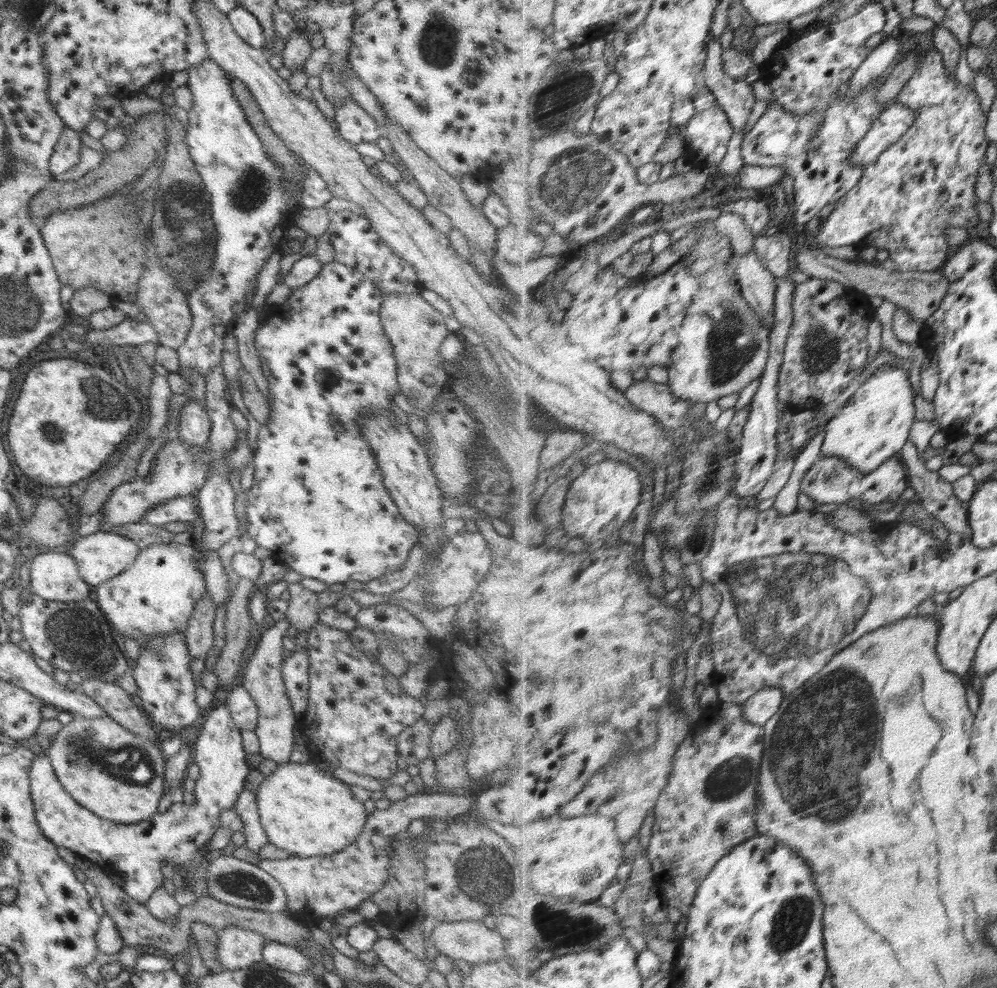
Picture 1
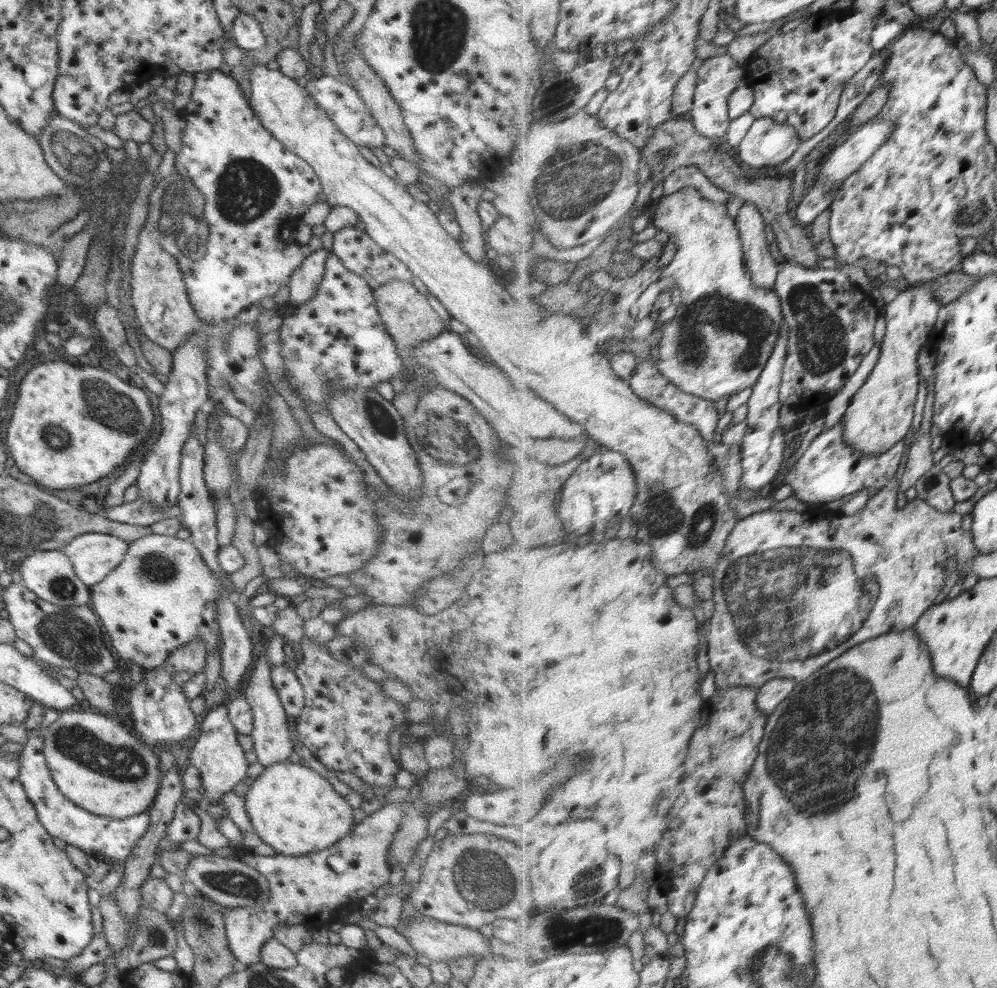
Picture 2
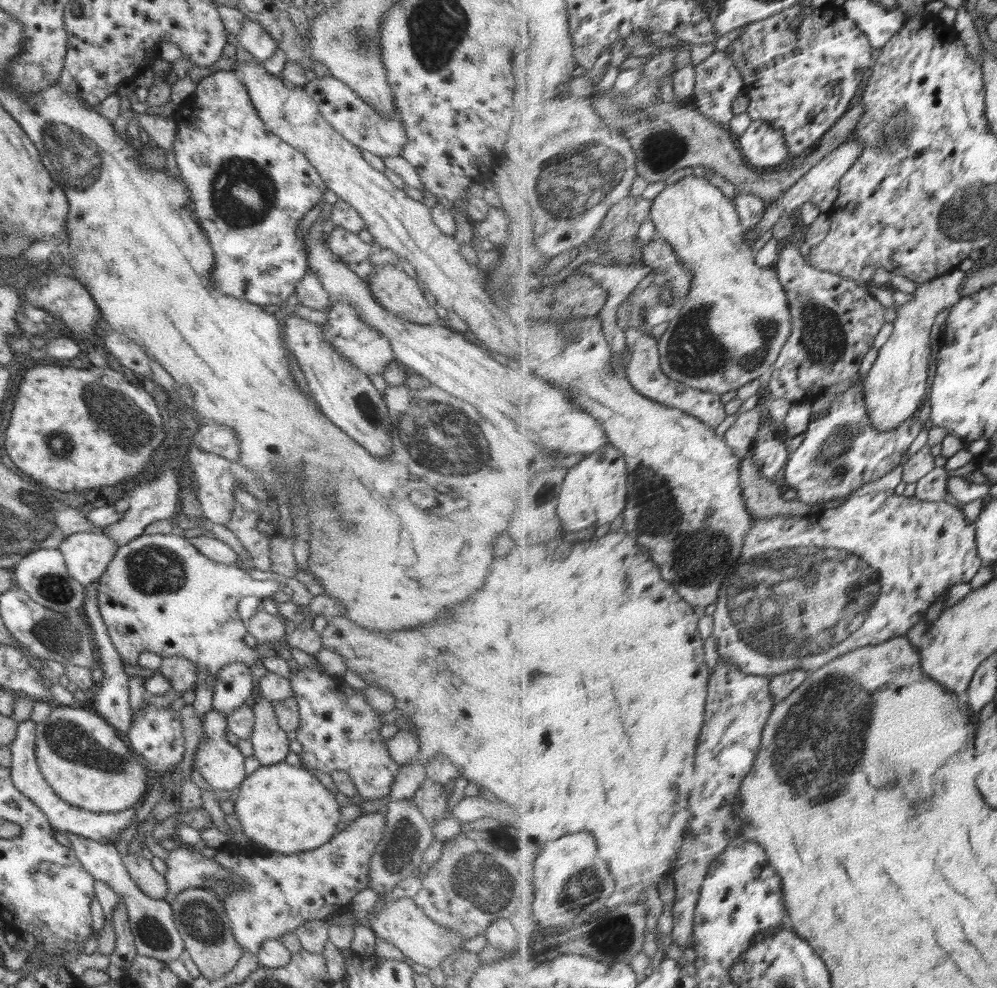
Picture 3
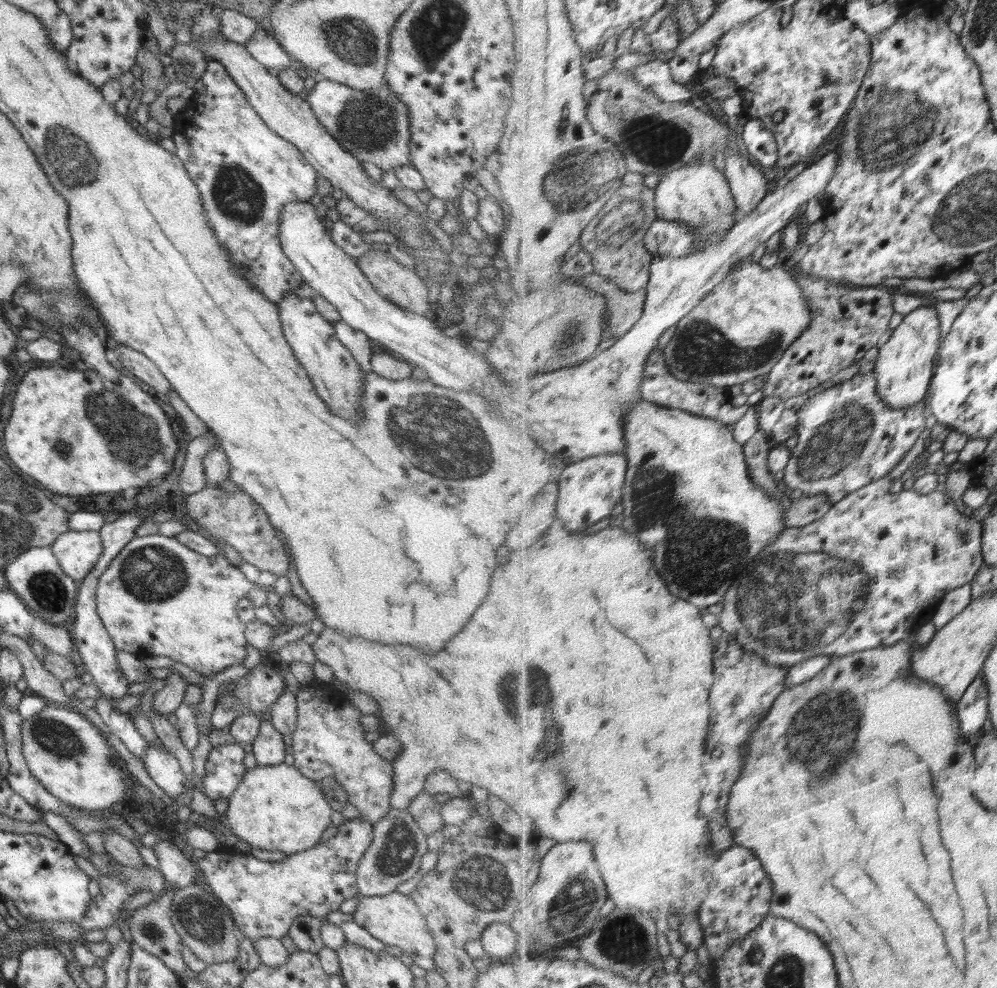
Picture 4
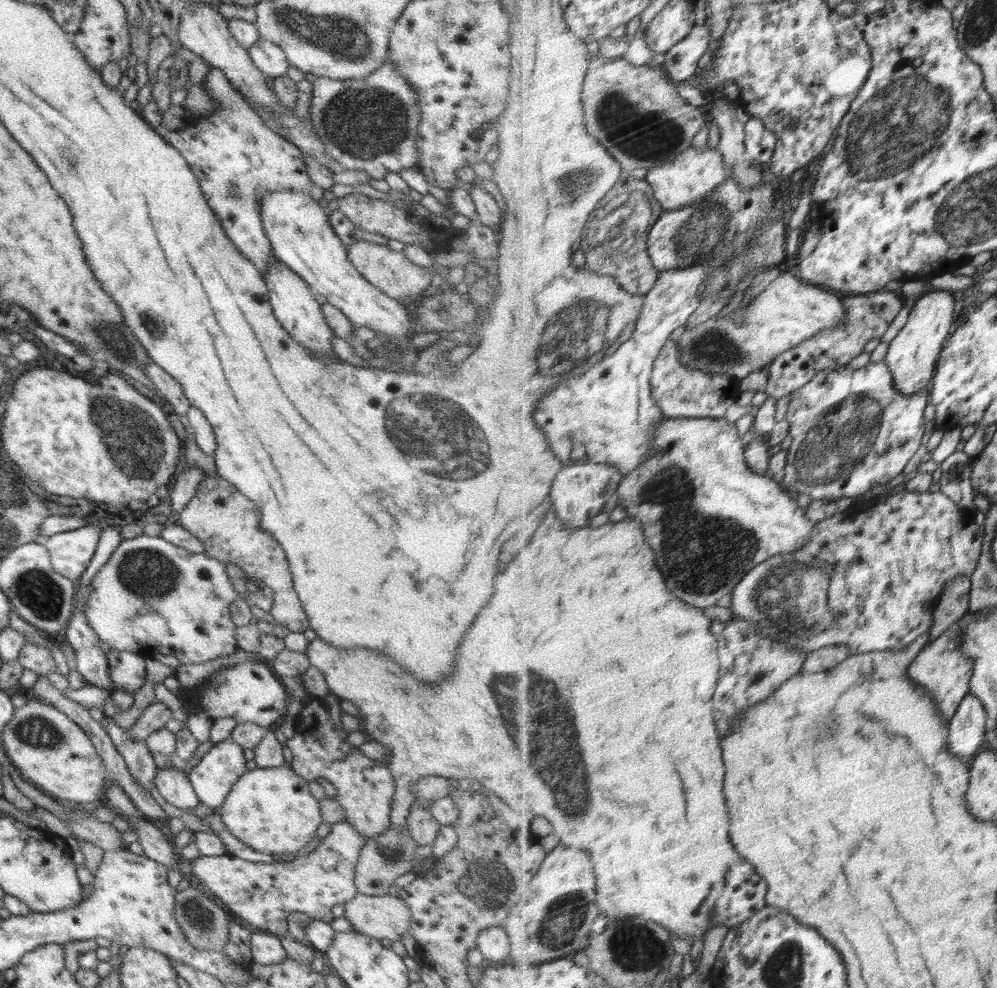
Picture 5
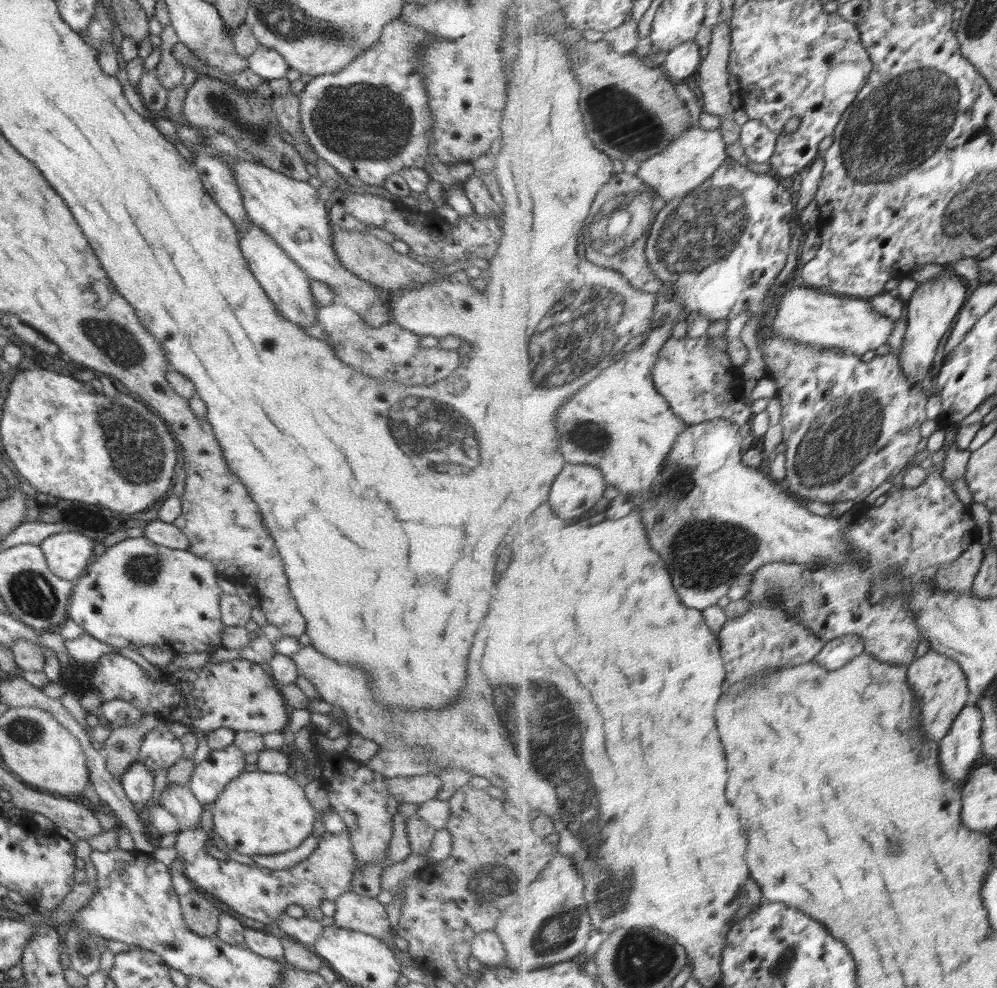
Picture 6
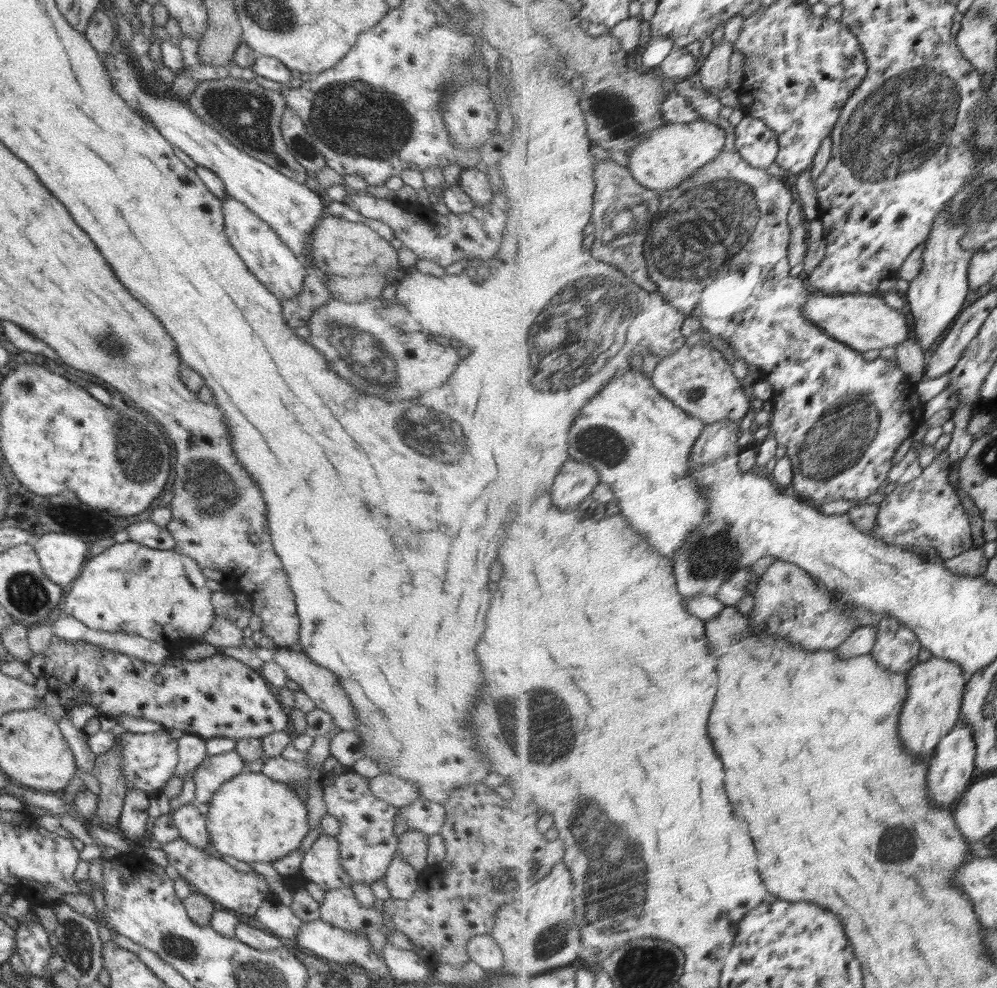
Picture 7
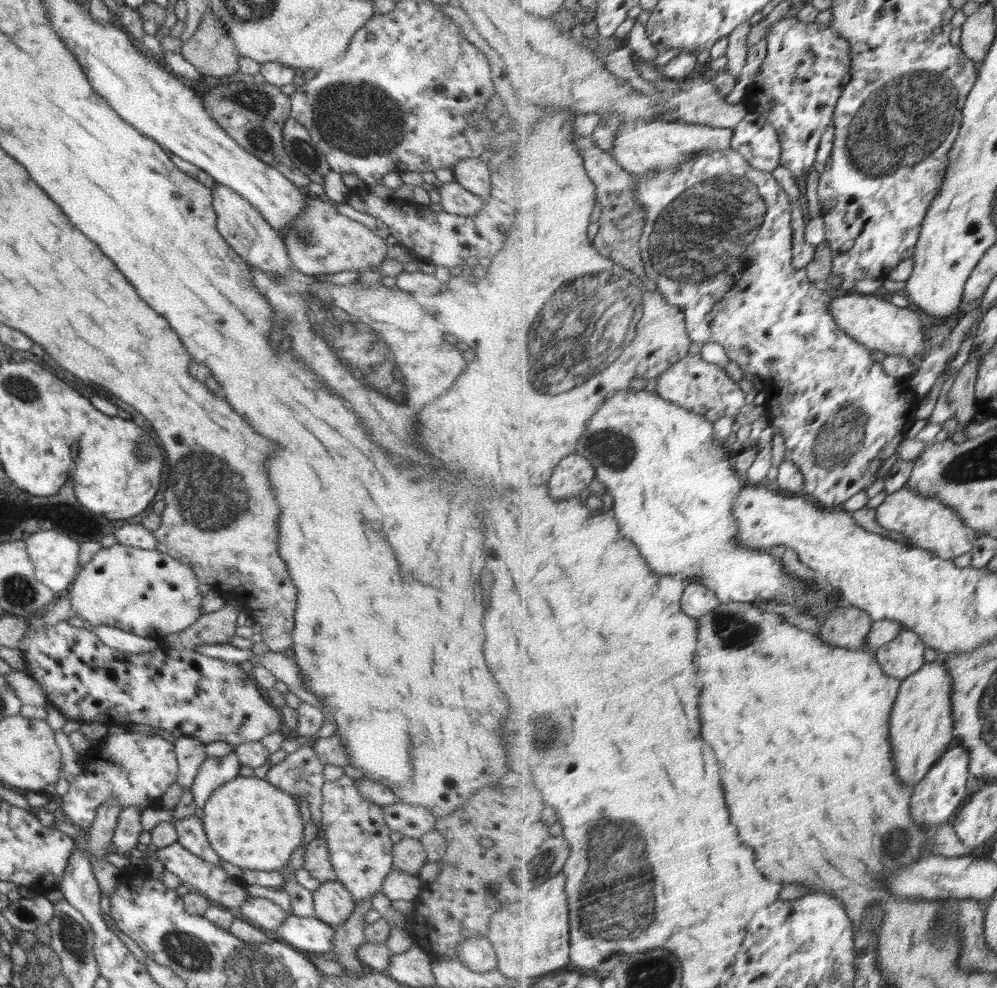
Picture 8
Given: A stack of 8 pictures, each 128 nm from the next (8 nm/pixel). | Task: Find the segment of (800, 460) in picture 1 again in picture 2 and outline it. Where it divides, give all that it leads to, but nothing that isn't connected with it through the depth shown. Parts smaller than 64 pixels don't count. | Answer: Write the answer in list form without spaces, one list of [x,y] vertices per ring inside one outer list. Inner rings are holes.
[[[876,343],[875,347],[870,350],[870,354],[862,360],[862,364],[860,364],[860,368],[858,368],[856,374],[854,374],[854,376],[848,381],[848,384],[836,394],[826,410],[825,428],[832,428],[843,420],[846,411],[852,406],[854,396],[856,396],[862,386],[868,382],[870,375],[877,367],[877,364],[881,359],[882,351],[882,345]]]

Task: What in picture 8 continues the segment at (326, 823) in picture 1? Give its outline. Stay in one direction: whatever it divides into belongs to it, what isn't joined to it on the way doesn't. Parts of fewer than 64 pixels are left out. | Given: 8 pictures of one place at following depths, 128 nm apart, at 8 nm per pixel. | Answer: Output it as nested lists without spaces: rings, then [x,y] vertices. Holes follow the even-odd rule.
[[[257,776],[236,778],[219,786],[203,806],[204,817],[201,818],[207,839],[216,854],[244,870],[264,872],[279,871],[290,860],[292,852],[301,845],[304,836],[304,825],[298,811],[299,802],[292,795],[276,788],[265,778]]]

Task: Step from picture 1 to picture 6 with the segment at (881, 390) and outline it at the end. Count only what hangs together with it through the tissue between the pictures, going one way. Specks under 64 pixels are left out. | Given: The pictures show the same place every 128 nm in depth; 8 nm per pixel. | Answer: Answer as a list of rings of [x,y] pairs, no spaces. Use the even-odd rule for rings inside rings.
[[[946,264],[945,267],[947,270],[943,276],[920,283],[908,302],[909,329],[902,347],[903,351],[898,355],[912,384],[919,384],[928,378],[928,374],[936,373],[934,362],[942,346],[942,340],[952,330],[964,305],[969,301],[967,278],[955,272],[955,264]]]

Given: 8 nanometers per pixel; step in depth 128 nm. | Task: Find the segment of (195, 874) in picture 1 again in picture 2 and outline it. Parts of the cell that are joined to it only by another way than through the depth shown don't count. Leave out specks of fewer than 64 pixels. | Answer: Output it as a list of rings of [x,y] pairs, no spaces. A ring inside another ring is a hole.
[[[224,704],[206,711],[202,719],[200,736],[190,754],[190,765],[199,770],[201,786],[205,790],[204,804],[207,800],[221,803],[224,794],[230,792],[238,782],[245,779],[249,763],[244,757],[244,750],[236,739],[237,732],[230,722]],[[40,728],[28,731],[28,741],[24,743],[24,749],[20,752],[19,760],[19,779],[27,797],[36,809],[40,824],[44,826],[50,836],[60,838],[66,844],[76,846],[83,851],[93,850],[98,854],[109,856],[114,861],[125,863],[133,853],[135,844],[151,824],[149,811],[128,818],[110,818],[92,814],[84,808],[76,806],[75,802],[70,802],[70,799],[59,791],[47,767],[43,753],[43,736],[44,732]]]

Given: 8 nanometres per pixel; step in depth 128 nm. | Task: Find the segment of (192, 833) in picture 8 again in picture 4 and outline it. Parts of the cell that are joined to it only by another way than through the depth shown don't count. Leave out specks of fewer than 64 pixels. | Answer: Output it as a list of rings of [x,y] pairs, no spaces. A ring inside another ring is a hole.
[[[150,743],[145,750],[143,763],[150,778],[172,798],[182,798],[187,779],[176,757],[164,746],[152,746]]]

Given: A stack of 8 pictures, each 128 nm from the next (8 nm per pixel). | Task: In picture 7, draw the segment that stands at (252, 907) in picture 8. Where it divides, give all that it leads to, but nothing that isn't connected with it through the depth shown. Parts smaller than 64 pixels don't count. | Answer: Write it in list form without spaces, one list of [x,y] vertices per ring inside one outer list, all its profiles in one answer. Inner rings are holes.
[[[277,899],[265,900],[253,917],[264,929],[268,928],[271,934],[288,943],[294,943],[298,931],[303,927],[303,920]]]

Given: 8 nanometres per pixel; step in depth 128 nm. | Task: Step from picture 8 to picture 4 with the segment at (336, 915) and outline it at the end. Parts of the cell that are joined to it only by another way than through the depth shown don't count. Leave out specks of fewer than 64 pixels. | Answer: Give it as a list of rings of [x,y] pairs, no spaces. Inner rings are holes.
[[[398,891],[384,896],[359,895],[358,907],[352,915],[357,924],[365,928],[380,942],[388,946],[398,946],[420,968],[424,968],[426,971],[435,970],[434,958],[437,947],[435,938],[428,928],[424,915],[409,895],[398,893]]]

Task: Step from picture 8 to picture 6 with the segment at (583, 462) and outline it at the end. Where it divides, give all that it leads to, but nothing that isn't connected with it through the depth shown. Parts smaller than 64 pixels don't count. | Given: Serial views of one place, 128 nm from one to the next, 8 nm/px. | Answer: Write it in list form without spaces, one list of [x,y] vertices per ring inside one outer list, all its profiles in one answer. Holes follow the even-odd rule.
[[[568,463],[552,490],[552,506],[562,518],[581,520],[606,494],[609,482],[596,465]]]

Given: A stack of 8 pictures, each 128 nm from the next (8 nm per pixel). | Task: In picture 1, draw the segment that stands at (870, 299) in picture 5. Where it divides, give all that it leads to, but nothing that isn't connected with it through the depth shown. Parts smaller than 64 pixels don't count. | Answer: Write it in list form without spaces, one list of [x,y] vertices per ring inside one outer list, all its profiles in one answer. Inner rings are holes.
[[[811,277],[805,282],[797,285],[797,291],[795,294],[795,321],[792,325],[792,330],[787,342],[786,352],[784,355],[783,369],[781,370],[779,396],[780,402],[784,409],[790,409],[794,414],[804,412],[804,410],[814,410],[820,408],[823,404],[830,404],[834,400],[840,398],[840,394],[846,392],[846,388],[856,380],[856,376],[860,376],[862,369],[868,364],[870,358],[870,352],[868,351],[868,328],[870,328],[871,322],[876,319],[876,314],[879,312],[879,308],[872,306],[872,300],[870,300],[868,294],[859,290],[856,287],[848,286],[842,282],[838,282],[832,278],[818,278]]]

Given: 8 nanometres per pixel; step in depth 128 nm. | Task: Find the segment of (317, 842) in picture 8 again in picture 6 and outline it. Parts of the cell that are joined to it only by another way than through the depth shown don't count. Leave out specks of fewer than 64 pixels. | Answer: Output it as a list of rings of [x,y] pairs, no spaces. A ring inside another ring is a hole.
[[[202,828],[180,830],[174,846],[178,851],[177,856],[184,860],[183,875],[198,886],[202,893],[232,908],[237,916],[246,916],[262,924],[274,924],[288,906],[296,903],[305,910],[308,917],[318,921],[324,916],[320,910],[321,900],[334,901],[341,894],[353,890],[357,864],[348,831],[340,834],[322,833],[317,849],[304,858],[304,862],[297,862],[286,870],[271,872],[260,868],[258,864],[218,860],[205,850],[206,841],[206,833]]]

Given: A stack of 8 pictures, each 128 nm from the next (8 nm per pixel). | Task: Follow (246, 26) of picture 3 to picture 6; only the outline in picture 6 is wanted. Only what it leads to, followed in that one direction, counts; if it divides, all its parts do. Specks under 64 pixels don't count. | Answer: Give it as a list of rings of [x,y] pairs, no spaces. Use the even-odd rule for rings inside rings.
[[[260,44],[247,58],[247,61],[248,68],[266,81],[284,78],[289,70],[289,66],[281,54]]]

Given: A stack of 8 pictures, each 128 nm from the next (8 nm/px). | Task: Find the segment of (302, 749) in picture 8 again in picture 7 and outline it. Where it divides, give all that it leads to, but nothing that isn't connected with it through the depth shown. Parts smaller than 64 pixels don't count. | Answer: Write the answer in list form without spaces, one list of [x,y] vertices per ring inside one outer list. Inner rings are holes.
[[[316,737],[312,742],[312,747],[307,750],[310,753],[310,758],[306,762],[296,762],[286,760],[282,755],[275,757],[264,758],[261,773],[268,776],[272,780],[288,783],[290,786],[295,787],[298,784],[304,784],[308,780],[310,784],[318,784],[318,780],[323,769],[324,760],[331,756],[328,747],[330,737]]]

